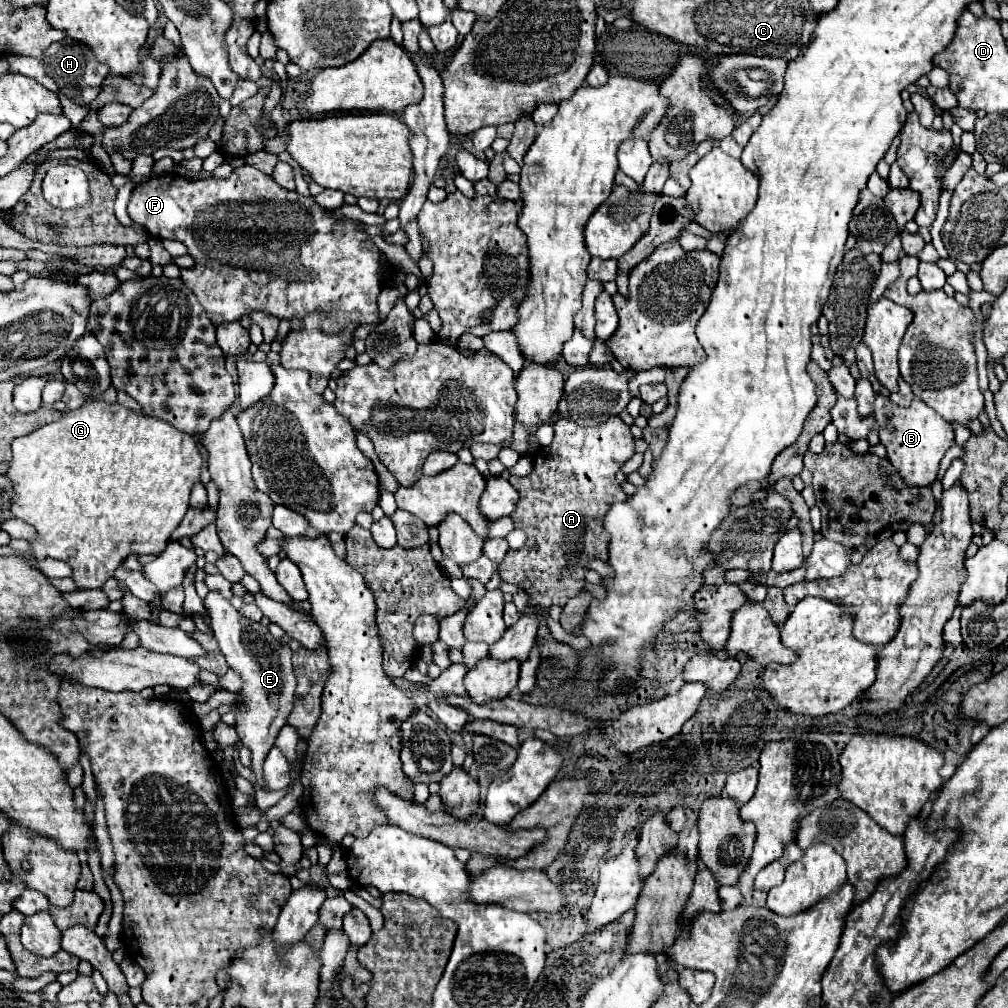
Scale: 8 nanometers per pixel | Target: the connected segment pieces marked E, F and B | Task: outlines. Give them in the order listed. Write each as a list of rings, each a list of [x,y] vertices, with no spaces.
[[[208,592],[206,608],[210,610],[210,626],[214,630],[214,636],[220,644],[220,652],[224,654],[228,666],[236,670],[242,676],[242,688],[236,692],[240,696],[240,702],[246,710],[234,710],[236,716],[236,732],[242,742],[252,752],[252,764],[250,770],[256,776],[256,784],[266,790],[264,776],[262,776],[262,764],[268,756],[270,748],[276,742],[278,732],[286,726],[288,714],[294,704],[294,690],[296,690],[296,678],[292,670],[292,650],[270,634],[266,626],[260,622],[252,622],[238,614],[238,610],[232,608],[232,604],[220,596],[220,592]]]
[[[240,166],[236,168],[230,178],[204,178],[204,180],[184,180],[176,174],[168,174],[168,176],[162,176],[162,178],[152,178],[150,182],[144,182],[140,186],[136,186],[132,190],[132,198],[128,202],[128,214],[132,218],[132,222],[144,226],[152,236],[164,240],[180,240],[186,244],[188,248],[188,254],[194,258],[194,266],[192,270],[182,270],[182,276],[180,280],[194,292],[194,296],[198,298],[198,302],[204,306],[204,310],[208,312],[208,318],[212,320],[214,326],[218,324],[224,324],[224,322],[238,322],[242,320],[244,316],[250,316],[252,312],[264,312],[268,316],[274,316],[278,320],[286,320],[290,322],[290,328],[292,330],[298,330],[302,328],[300,324],[292,324],[294,320],[296,322],[302,322],[306,314],[312,314],[312,312],[324,312],[324,320],[322,320],[322,332],[334,336],[334,332],[340,332],[342,328],[346,328],[348,324],[376,324],[380,322],[380,312],[378,312],[378,294],[380,290],[384,288],[384,282],[380,280],[380,250],[374,246],[372,238],[364,232],[364,226],[360,222],[354,222],[354,220],[348,220],[348,218],[334,218],[330,214],[330,210],[318,206],[314,202],[312,196],[300,196],[296,192],[288,192],[284,188],[280,188],[272,176],[262,176],[262,172],[258,172],[254,166]]]
[[[878,394],[874,402],[874,418],[878,422],[880,444],[886,448],[886,458],[894,464],[900,478],[910,486],[932,486],[942,456],[954,444],[952,424],[918,398],[908,408],[900,408],[882,394]]]

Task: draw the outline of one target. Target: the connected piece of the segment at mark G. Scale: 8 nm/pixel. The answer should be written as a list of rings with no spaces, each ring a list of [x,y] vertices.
[[[94,400],[94,402],[86,402],[82,408],[78,410],[68,410],[58,422],[46,424],[40,430],[20,436],[12,442],[12,462],[10,468],[6,470],[6,476],[12,482],[12,490],[14,490],[14,498],[12,498],[12,516],[24,520],[26,524],[30,524],[36,530],[34,542],[30,542],[32,554],[36,560],[44,560],[44,558],[56,558],[66,562],[72,568],[72,580],[76,584],[78,590],[92,590],[92,588],[100,588],[104,586],[104,582],[108,578],[114,576],[114,570],[126,560],[126,556],[130,554],[162,554],[170,534],[174,532],[174,528],[178,528],[178,524],[182,522],[186,510],[188,510],[188,498],[190,498],[190,488],[194,482],[200,480],[200,470],[202,470],[202,458],[198,452],[198,444],[192,440],[190,434],[186,432],[178,432],[176,428],[172,428],[168,422],[152,418],[152,416],[140,416],[120,404],[106,404],[102,400]]]

